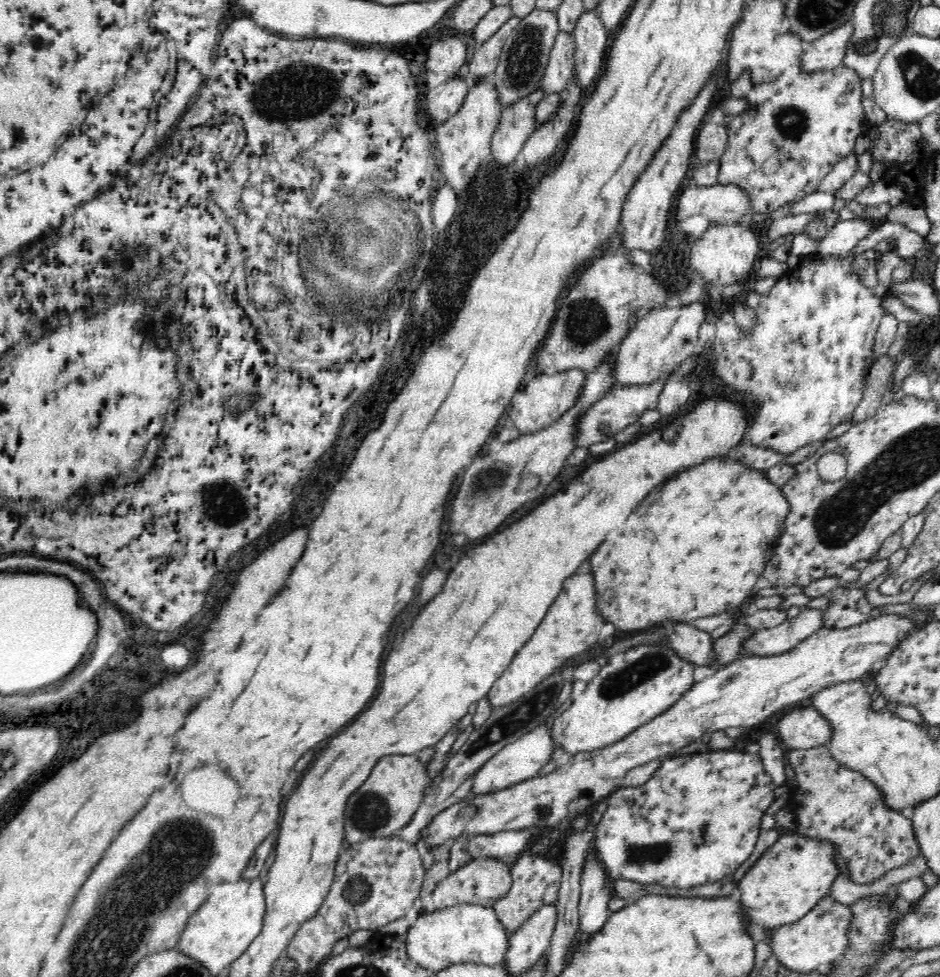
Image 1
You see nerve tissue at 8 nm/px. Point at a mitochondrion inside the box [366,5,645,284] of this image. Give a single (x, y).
(523, 61)

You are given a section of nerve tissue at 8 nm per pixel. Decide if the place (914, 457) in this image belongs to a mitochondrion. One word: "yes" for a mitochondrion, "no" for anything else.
yes

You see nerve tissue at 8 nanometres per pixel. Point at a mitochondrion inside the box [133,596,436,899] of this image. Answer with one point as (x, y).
(369, 812)

